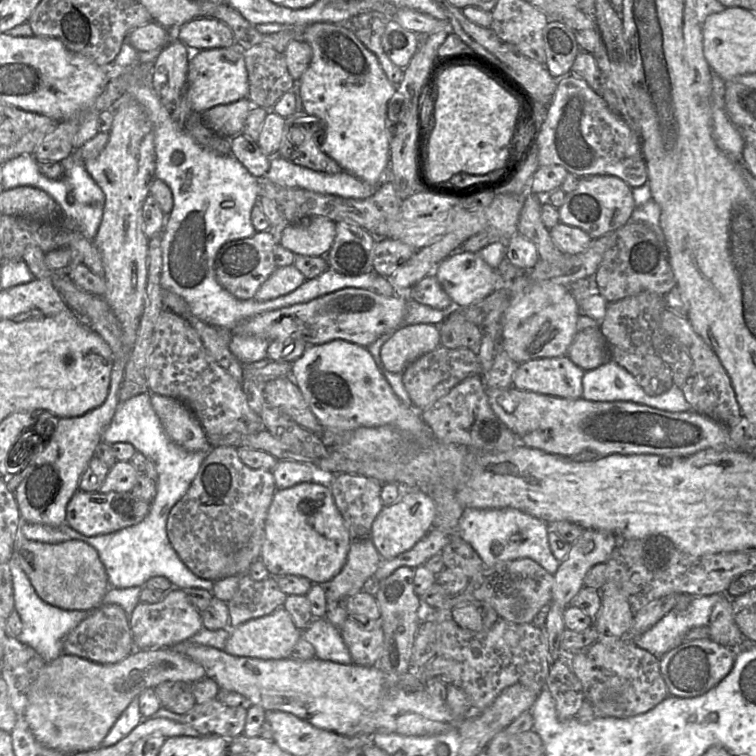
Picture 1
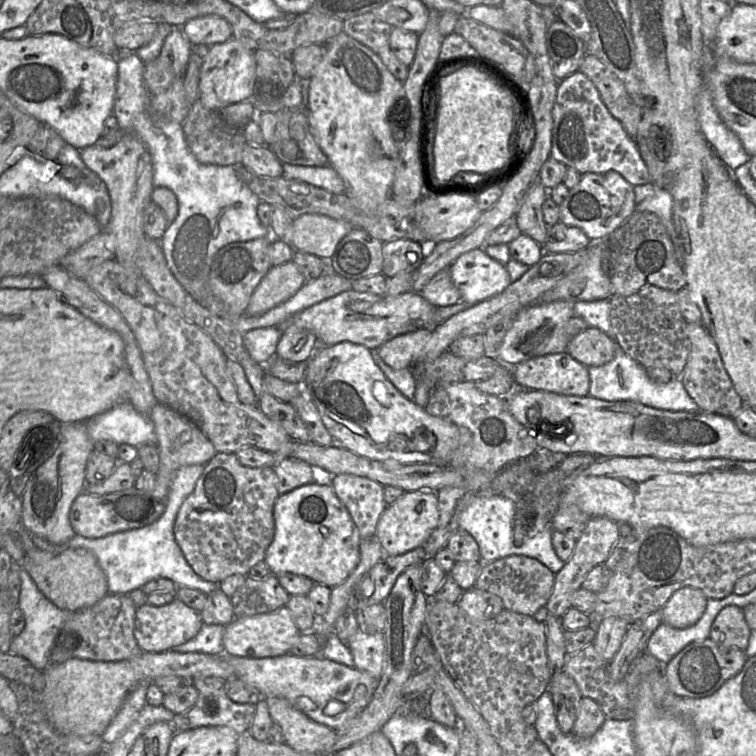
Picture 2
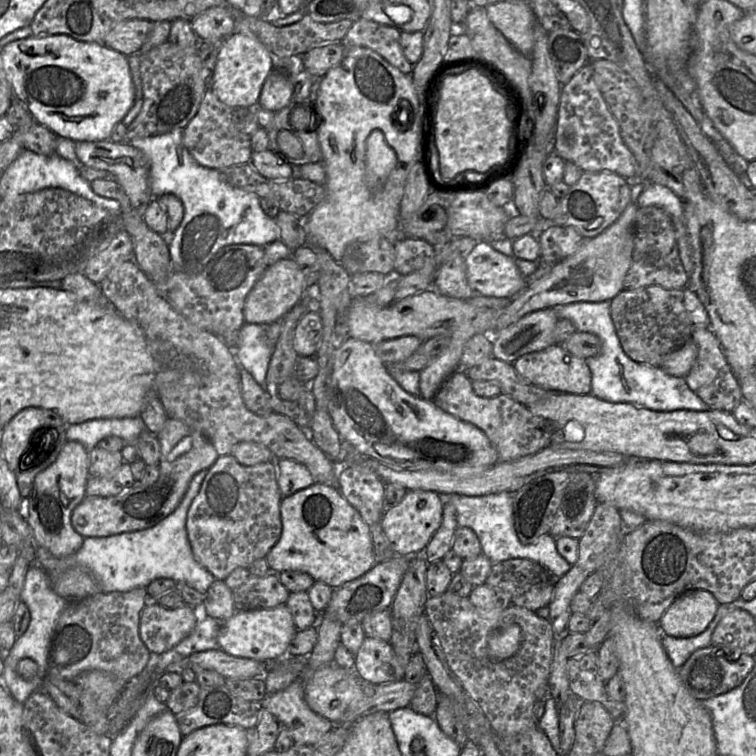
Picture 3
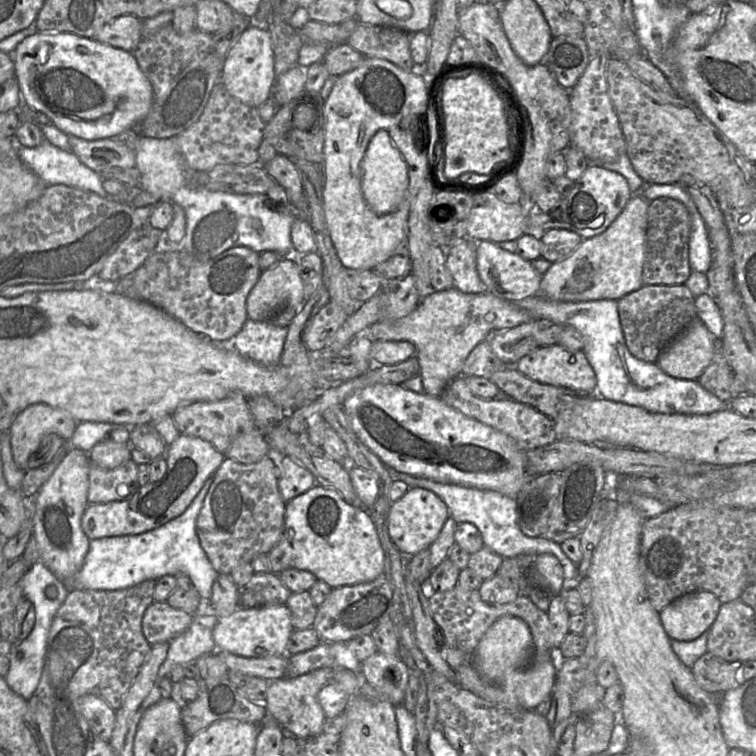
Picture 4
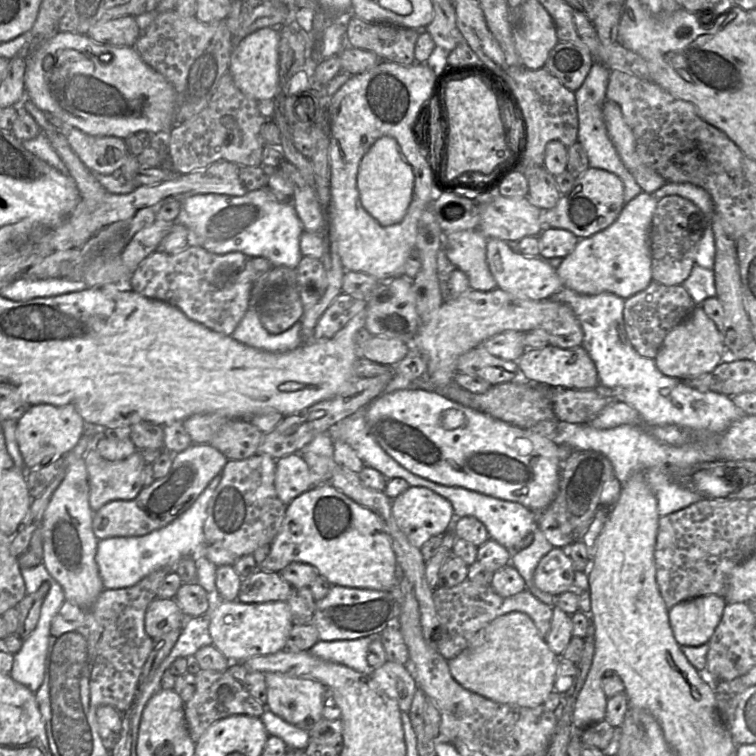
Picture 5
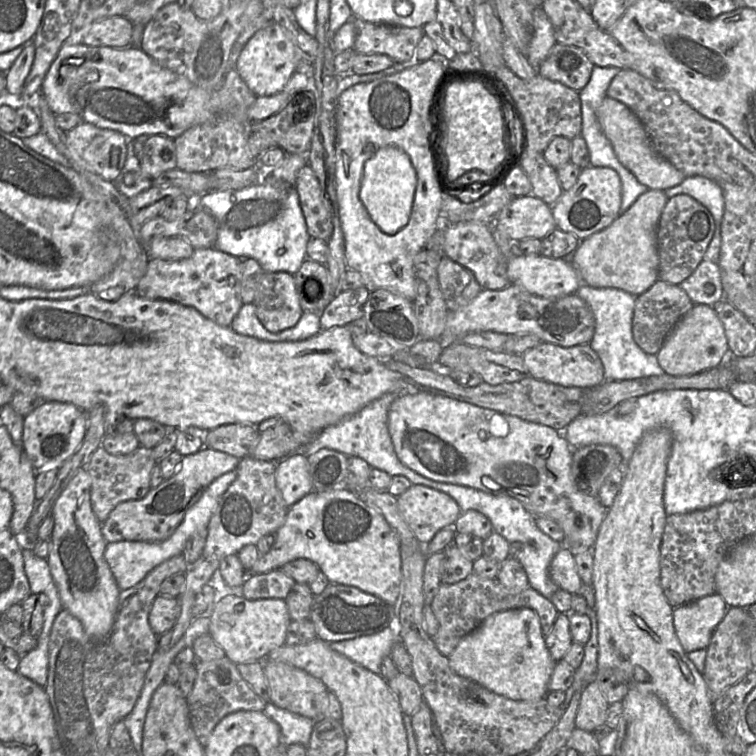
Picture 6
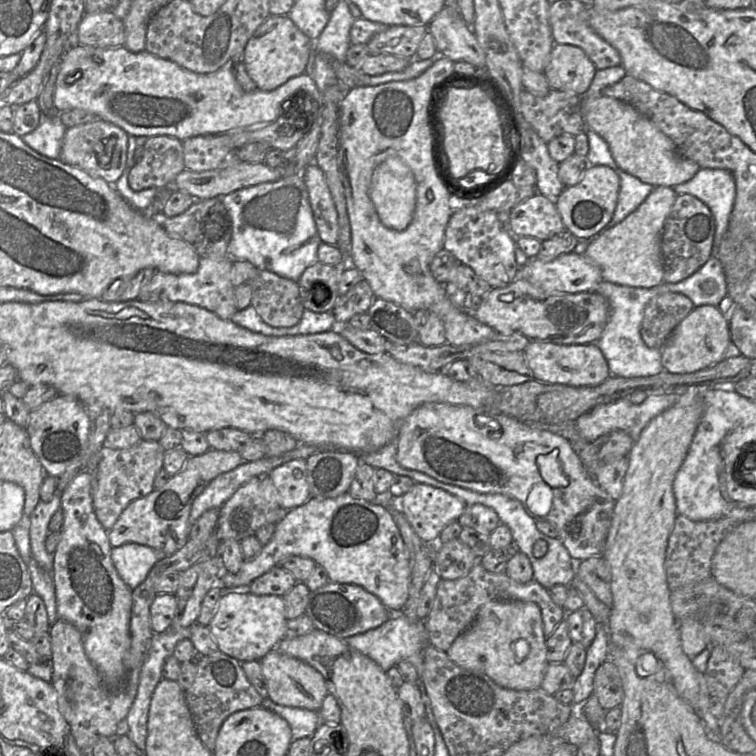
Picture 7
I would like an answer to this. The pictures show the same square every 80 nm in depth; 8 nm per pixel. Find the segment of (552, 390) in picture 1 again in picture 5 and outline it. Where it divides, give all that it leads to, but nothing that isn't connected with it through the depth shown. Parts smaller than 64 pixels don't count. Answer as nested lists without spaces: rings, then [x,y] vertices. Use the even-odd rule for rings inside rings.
[[[547,345],[526,349],[517,363],[524,378],[541,384],[569,389],[591,389],[599,384],[595,363],[583,346],[564,349]]]

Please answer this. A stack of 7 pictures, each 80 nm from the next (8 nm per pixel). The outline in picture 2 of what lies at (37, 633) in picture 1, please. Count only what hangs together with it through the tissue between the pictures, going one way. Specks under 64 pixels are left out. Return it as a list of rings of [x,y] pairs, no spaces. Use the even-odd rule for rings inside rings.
[[[22,569],[20,571],[21,590],[18,606],[25,616],[25,628],[20,635],[14,637],[11,642],[10,653],[19,655],[29,660],[35,668],[44,671],[49,664],[50,654],[56,636],[73,612],[67,612],[58,608],[39,590],[30,574]]]

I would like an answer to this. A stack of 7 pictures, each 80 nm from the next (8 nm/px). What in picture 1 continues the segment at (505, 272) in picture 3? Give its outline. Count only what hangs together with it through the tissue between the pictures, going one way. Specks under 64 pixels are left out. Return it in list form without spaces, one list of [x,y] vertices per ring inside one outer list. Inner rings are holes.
[[[457,250],[442,260],[431,274],[434,274],[454,306],[468,307],[490,295],[500,284],[496,269],[490,267],[477,252]]]

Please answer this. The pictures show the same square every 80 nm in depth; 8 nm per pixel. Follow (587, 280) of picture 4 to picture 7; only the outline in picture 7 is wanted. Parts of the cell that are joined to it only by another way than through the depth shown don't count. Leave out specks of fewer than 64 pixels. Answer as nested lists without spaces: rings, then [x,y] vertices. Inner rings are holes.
[[[655,187],[645,201],[622,222],[605,229],[589,241],[583,254],[600,268],[603,281],[640,288],[652,288],[663,283],[664,267],[661,253],[661,234],[665,220],[677,196],[678,194],[673,187]]]

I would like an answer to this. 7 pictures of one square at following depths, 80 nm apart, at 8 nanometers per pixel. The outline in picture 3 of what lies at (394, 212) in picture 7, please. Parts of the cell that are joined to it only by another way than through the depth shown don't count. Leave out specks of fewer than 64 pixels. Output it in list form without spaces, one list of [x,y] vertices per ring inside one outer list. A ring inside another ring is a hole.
[[[373,130],[366,139],[365,163],[369,176],[373,180],[380,180],[381,186],[396,167],[396,153],[380,130]]]

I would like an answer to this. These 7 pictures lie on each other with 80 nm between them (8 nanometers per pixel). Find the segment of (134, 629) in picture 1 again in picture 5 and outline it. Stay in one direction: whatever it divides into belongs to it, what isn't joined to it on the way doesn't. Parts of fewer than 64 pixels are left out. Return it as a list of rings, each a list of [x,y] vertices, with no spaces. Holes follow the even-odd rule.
[[[156,597],[146,610],[145,631],[155,640],[174,629],[182,629],[187,618],[174,598]]]

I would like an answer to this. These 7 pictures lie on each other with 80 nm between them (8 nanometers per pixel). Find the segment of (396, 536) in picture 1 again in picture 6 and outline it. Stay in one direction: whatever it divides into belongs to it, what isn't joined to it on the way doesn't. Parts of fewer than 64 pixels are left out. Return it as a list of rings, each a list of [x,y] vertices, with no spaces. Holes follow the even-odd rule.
[[[412,484],[397,502],[401,516],[423,546],[439,530],[452,527],[462,513],[451,496],[421,484]]]

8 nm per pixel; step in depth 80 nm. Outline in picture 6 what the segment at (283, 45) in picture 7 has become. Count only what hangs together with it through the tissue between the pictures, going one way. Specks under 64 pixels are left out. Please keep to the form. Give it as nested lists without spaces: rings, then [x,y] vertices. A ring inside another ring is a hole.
[[[277,23],[258,30],[246,43],[234,69],[256,96],[270,96],[281,91],[297,70],[306,70],[309,56],[302,52]]]

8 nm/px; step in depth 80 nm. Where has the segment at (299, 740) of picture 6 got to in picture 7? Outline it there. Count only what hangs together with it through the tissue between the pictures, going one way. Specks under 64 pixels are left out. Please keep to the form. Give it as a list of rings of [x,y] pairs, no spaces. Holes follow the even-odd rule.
[[[269,697],[262,700],[262,706],[277,713],[288,722],[293,740],[312,737],[322,722],[318,711],[279,705],[274,703]]]

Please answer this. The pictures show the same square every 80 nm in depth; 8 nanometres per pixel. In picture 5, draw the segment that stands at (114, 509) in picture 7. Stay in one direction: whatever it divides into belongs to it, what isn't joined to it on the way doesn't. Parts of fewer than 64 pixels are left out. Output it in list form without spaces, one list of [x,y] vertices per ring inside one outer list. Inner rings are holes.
[[[91,447],[84,455],[88,472],[89,506],[94,512],[115,500],[132,500],[144,487],[142,471],[146,462],[140,450],[119,461],[104,459]]]

